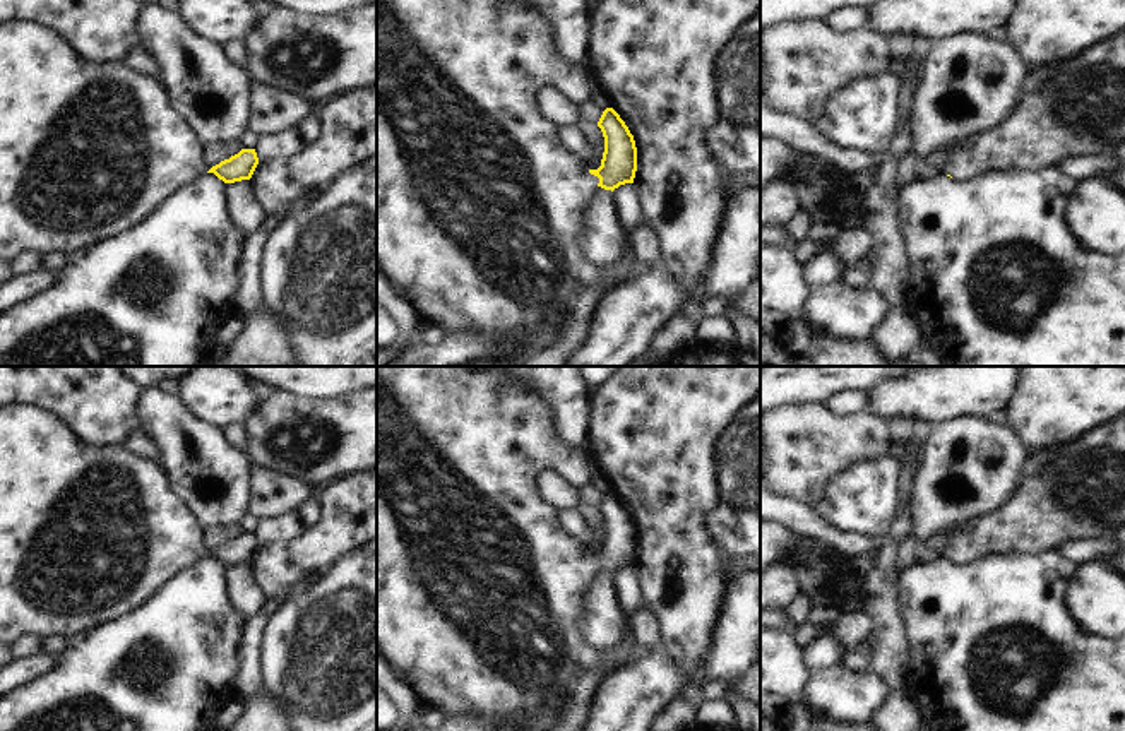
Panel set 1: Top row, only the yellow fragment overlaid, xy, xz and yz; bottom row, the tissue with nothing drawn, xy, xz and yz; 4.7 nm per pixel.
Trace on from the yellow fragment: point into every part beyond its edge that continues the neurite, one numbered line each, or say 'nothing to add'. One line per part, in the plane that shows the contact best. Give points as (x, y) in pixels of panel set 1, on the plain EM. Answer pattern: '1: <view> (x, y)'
1: xz (480, 593)

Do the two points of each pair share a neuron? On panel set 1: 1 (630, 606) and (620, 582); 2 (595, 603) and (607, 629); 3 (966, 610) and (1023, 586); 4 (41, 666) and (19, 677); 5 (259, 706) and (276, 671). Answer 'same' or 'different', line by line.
1: same
2: same
3: same
4: same
5: different

